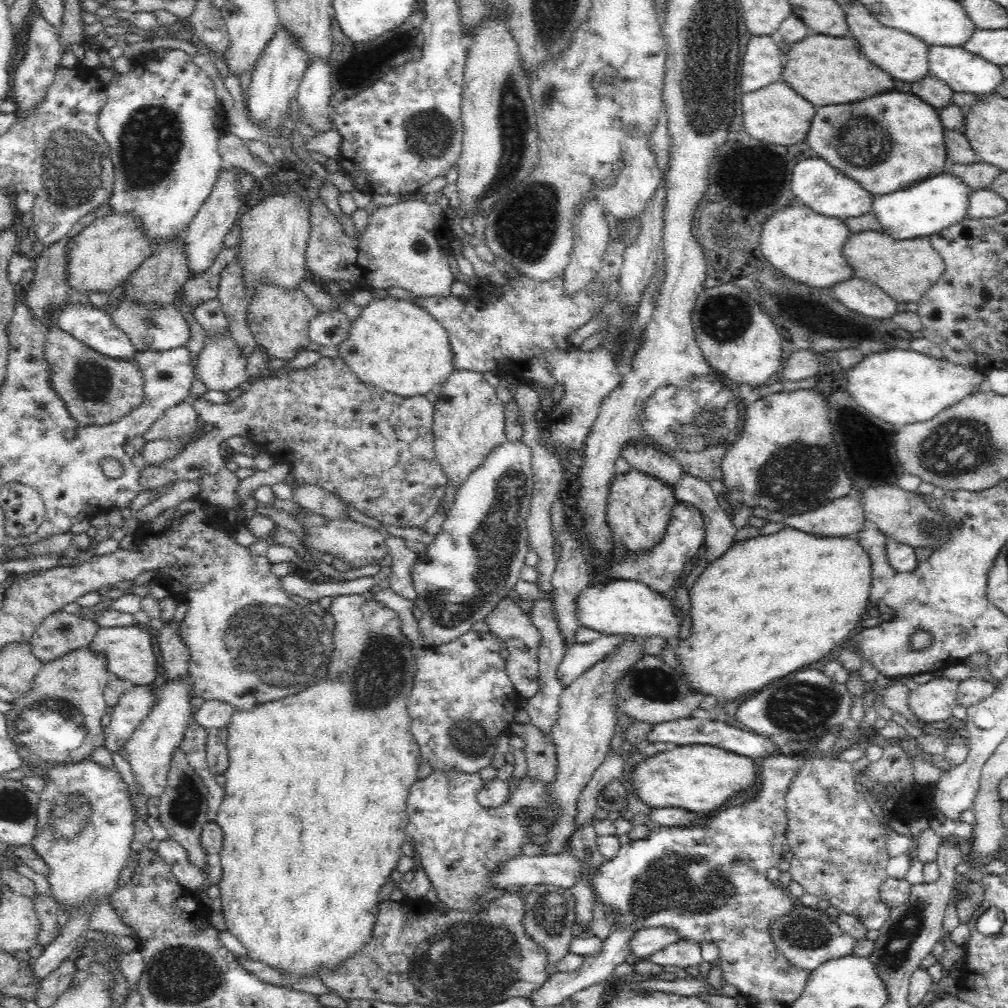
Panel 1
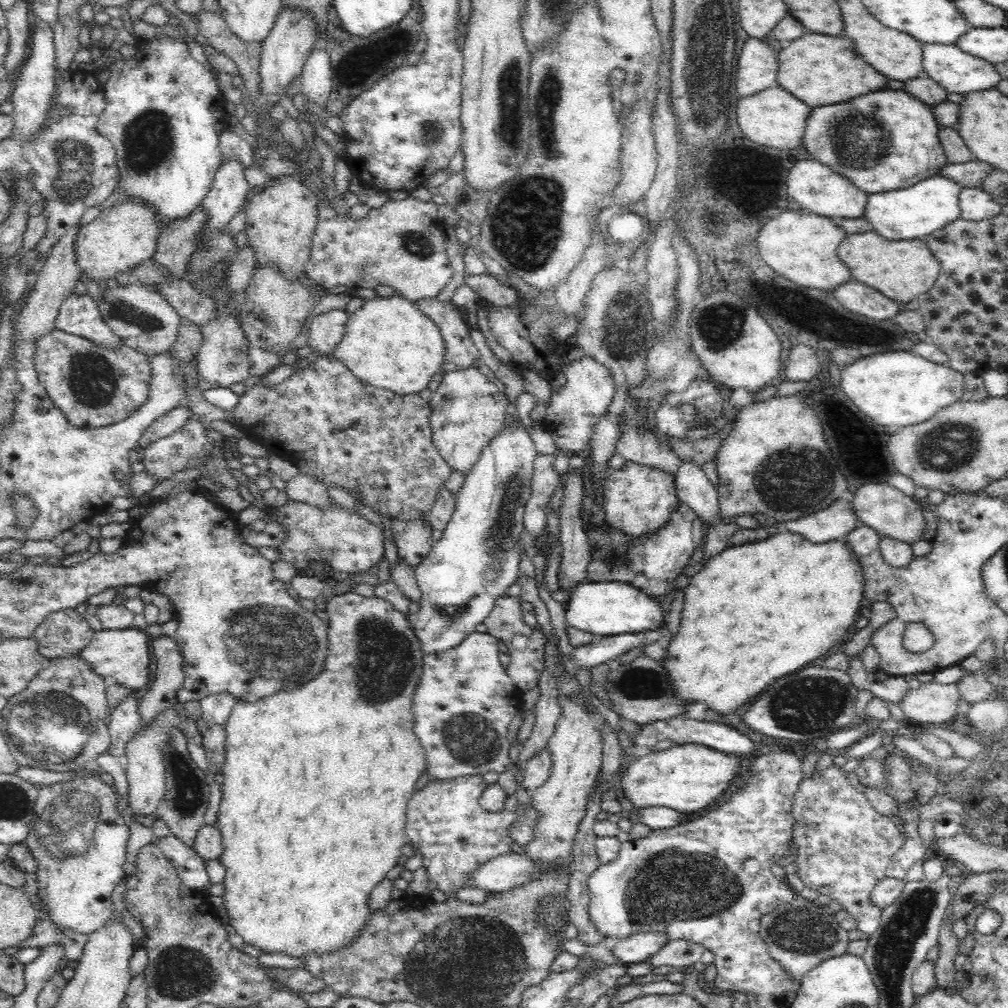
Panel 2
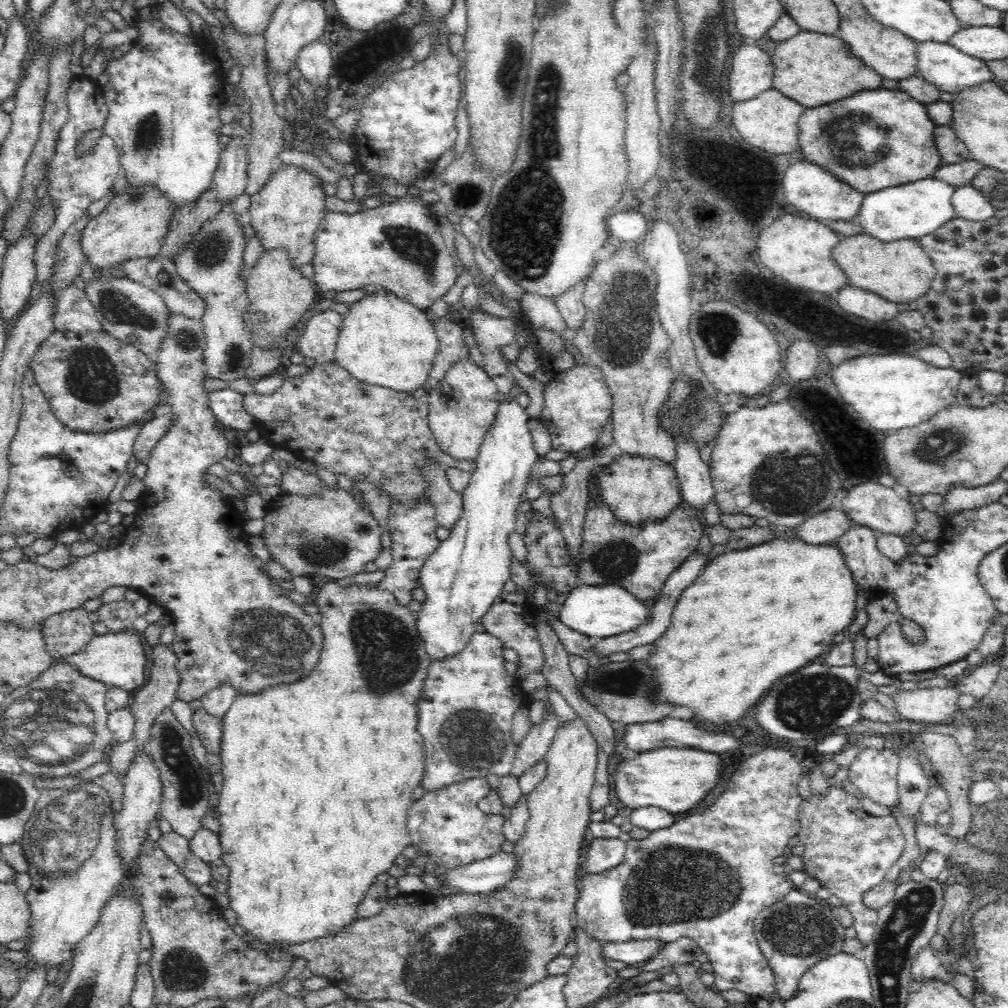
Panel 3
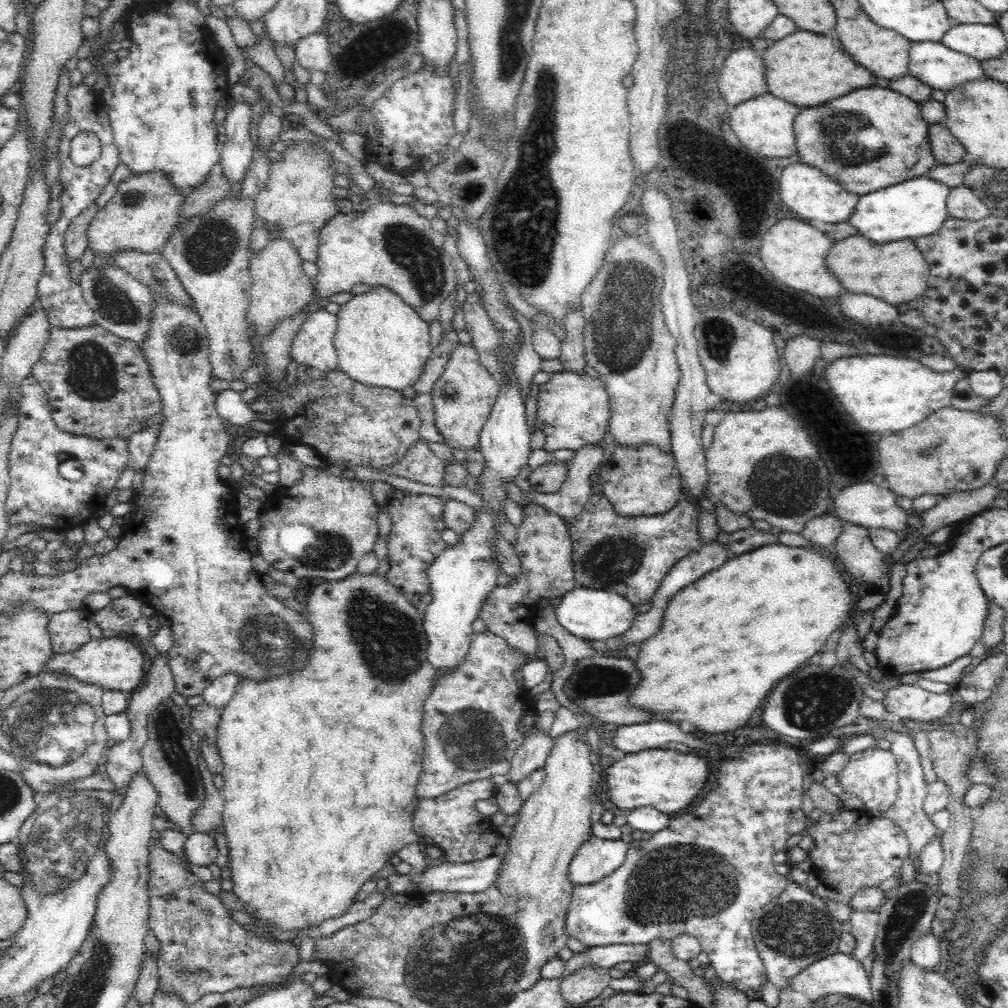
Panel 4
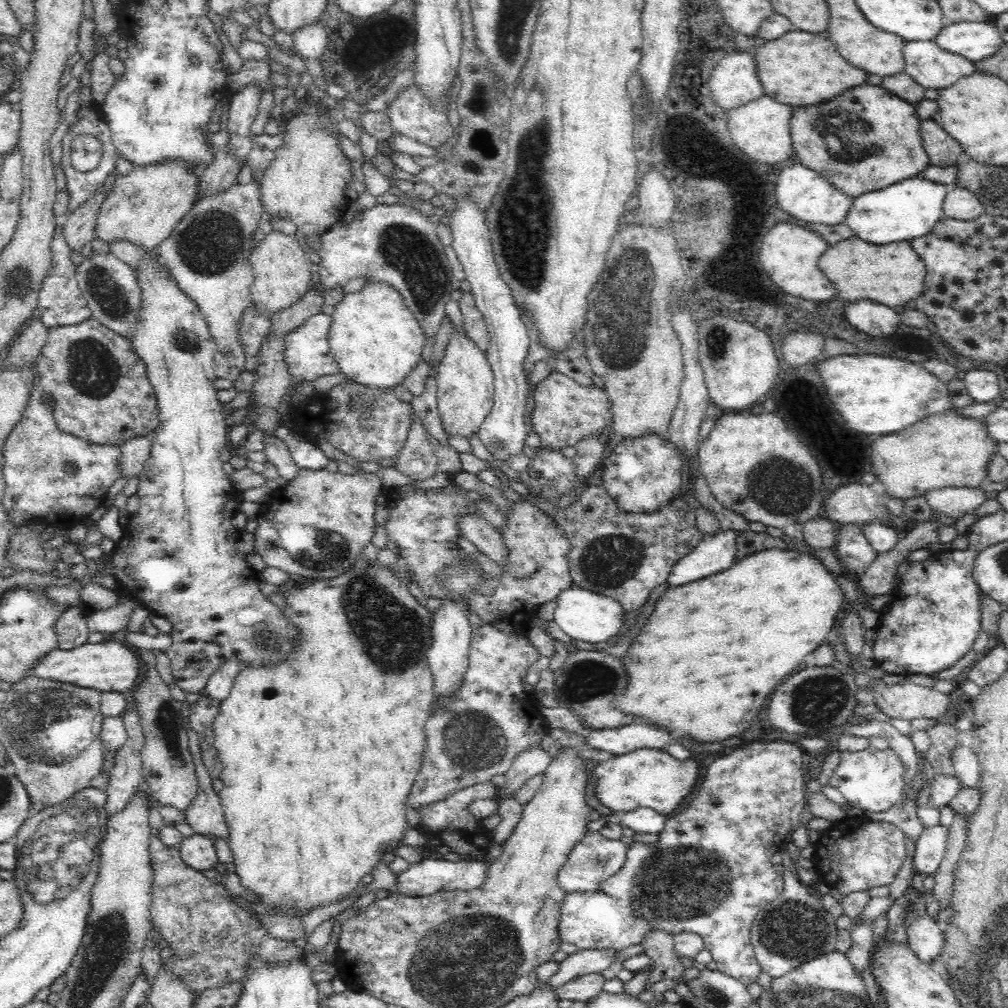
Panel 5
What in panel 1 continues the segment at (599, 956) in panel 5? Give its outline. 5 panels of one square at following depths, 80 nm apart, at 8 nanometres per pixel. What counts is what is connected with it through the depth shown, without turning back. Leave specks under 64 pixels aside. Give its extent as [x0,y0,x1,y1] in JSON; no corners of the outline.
[630,926,684,961]

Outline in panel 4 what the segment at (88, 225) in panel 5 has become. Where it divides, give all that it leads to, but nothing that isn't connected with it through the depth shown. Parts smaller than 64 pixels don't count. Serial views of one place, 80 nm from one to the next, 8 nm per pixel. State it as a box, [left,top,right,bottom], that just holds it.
[63,203,97,266]

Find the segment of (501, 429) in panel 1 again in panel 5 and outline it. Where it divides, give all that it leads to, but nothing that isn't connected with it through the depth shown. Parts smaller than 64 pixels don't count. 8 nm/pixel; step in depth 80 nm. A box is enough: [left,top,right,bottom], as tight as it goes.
[435,330,495,440]

